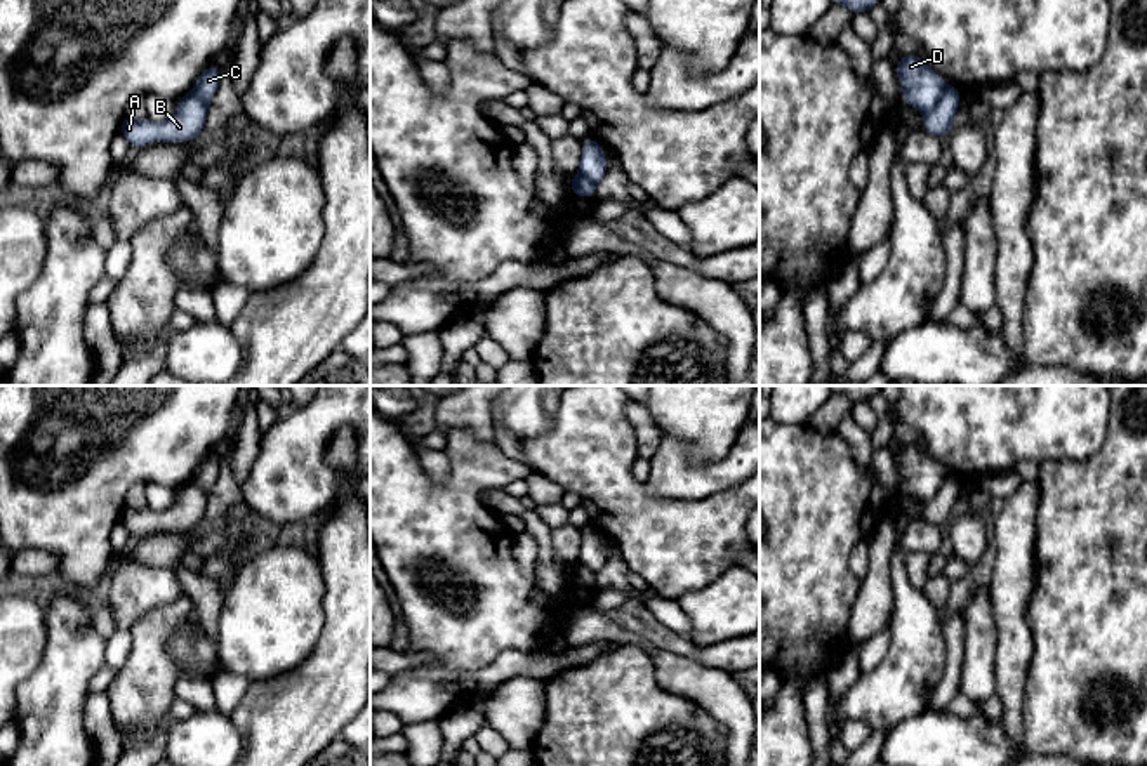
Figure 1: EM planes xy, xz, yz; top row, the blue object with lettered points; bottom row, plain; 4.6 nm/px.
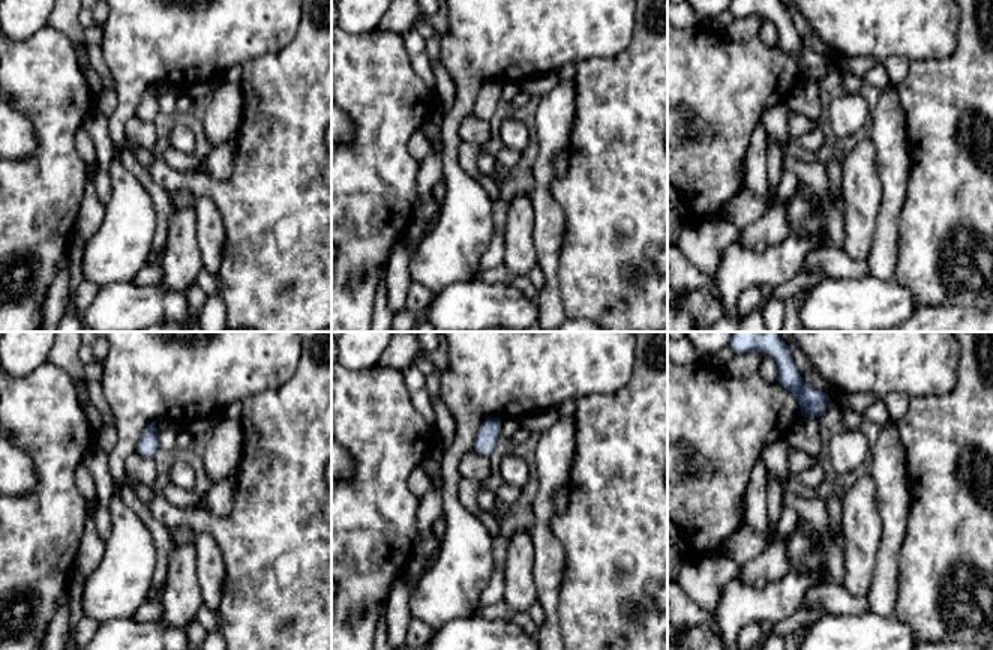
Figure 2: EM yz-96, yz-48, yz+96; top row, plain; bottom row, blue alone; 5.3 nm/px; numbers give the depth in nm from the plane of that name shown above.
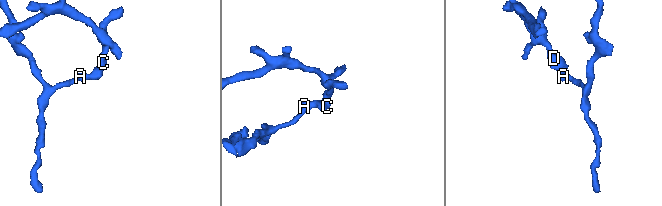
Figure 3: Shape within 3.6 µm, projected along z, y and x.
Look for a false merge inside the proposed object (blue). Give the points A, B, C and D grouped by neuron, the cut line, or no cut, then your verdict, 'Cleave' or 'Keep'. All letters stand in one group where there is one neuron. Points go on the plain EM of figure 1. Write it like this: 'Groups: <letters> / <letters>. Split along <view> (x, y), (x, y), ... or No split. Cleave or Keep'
Groups: A B / C D. Split along yz (948, 476), (942, 487), (925, 502). Cleave

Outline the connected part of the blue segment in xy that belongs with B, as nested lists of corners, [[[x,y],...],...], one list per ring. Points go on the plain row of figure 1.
[[[193,481],[176,490],[174,504],[165,511],[151,511],[149,507],[125,505],[120,523],[130,537],[143,537],[153,532],[188,532],[198,526],[205,516],[209,495]]]

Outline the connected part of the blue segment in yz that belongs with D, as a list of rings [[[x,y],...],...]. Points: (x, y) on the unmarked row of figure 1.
[[[902,443],[893,459],[902,492],[923,502],[933,499],[947,479],[945,469],[914,443]]]

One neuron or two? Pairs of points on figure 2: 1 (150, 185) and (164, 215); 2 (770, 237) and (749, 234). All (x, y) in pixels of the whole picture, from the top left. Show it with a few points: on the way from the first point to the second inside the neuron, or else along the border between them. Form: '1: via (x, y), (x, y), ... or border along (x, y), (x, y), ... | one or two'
1: via (156, 192), (164, 207) | one
2: via (765, 234), (753, 234) | one

